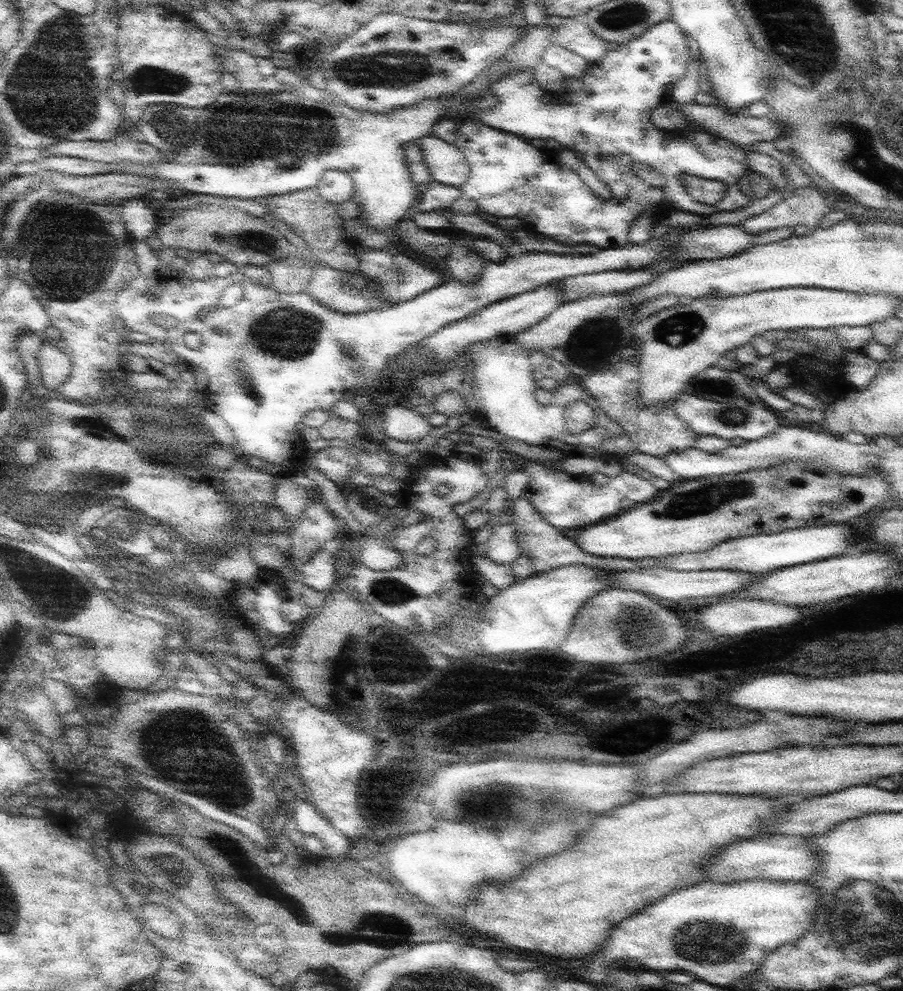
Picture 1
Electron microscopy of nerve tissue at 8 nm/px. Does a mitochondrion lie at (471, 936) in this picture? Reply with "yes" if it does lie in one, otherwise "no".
no

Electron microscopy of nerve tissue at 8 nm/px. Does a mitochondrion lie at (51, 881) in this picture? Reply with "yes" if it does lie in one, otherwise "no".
no

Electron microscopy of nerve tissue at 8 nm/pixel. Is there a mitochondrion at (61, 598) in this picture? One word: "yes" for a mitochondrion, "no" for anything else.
yes

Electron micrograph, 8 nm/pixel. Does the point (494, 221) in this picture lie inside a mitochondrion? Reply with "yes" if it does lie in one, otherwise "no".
no

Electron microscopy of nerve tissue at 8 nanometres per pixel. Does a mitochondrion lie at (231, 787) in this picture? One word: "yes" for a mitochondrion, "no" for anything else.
yes

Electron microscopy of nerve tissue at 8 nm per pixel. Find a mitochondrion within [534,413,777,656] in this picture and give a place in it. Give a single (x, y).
(695, 500)

